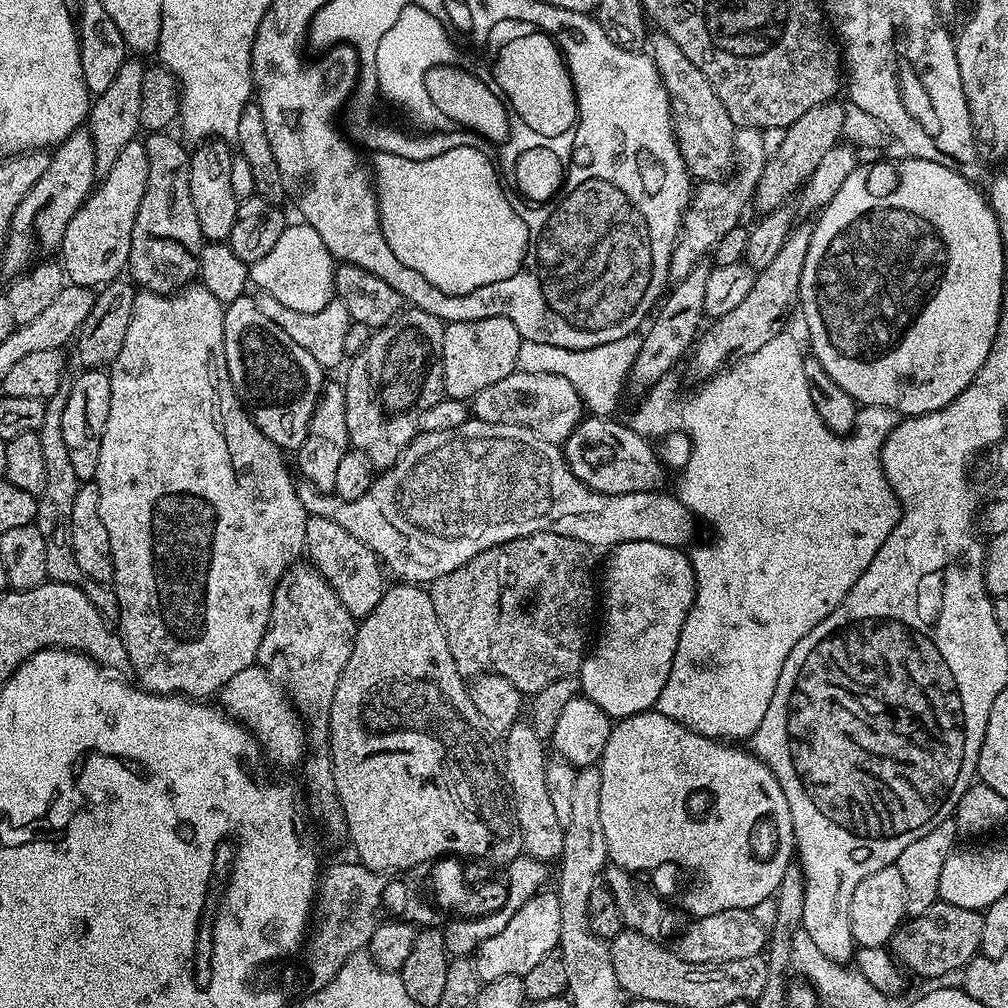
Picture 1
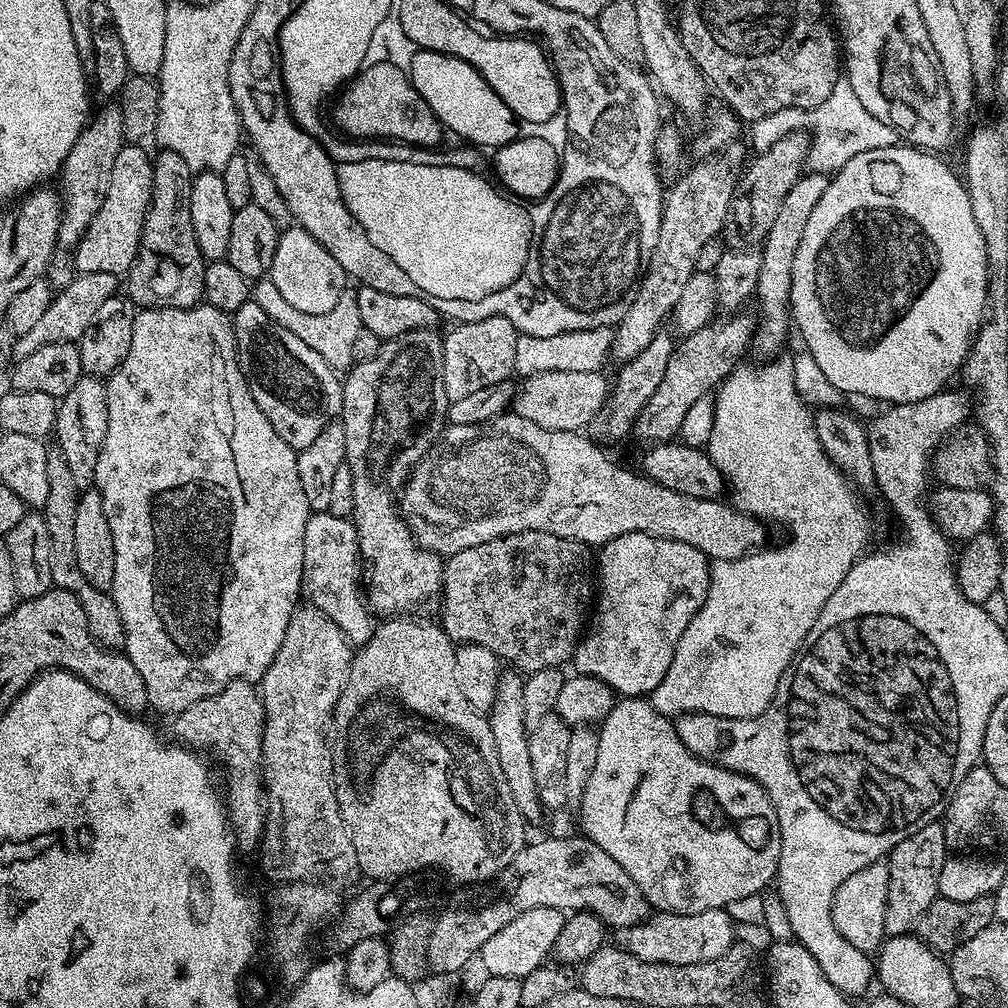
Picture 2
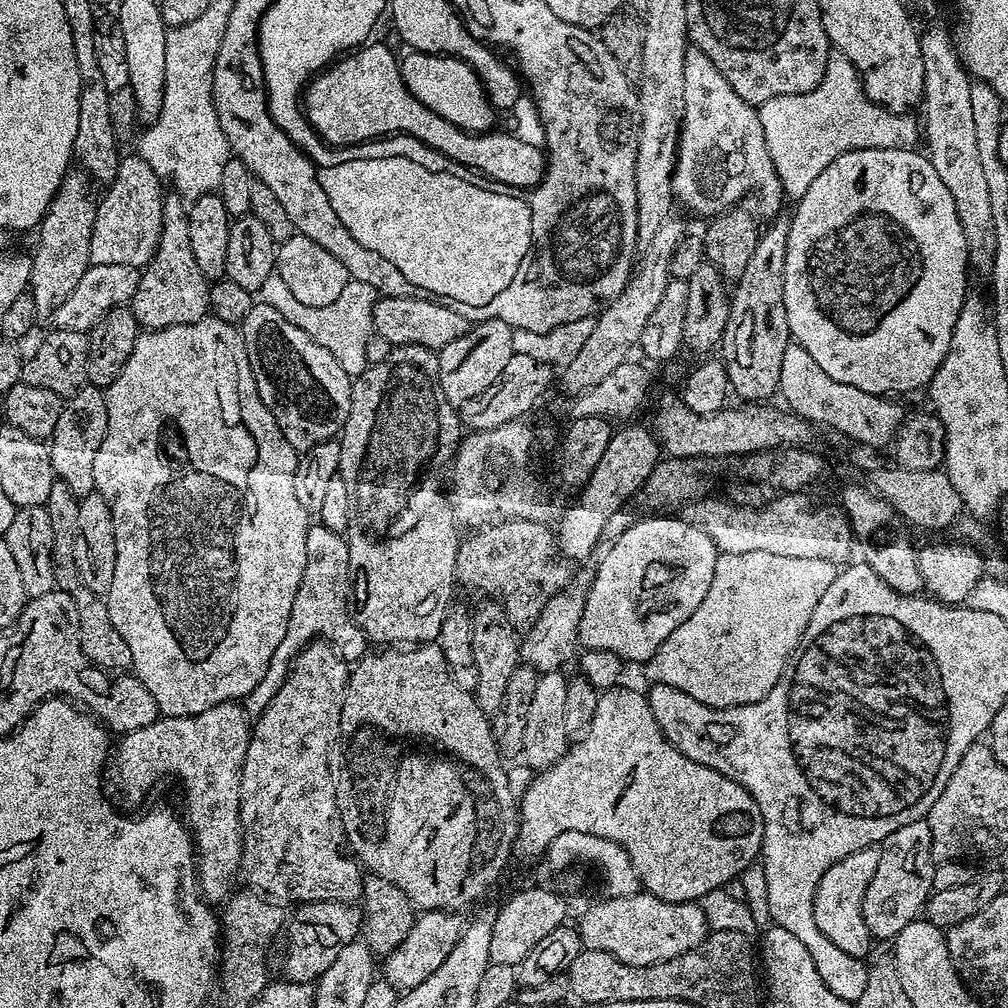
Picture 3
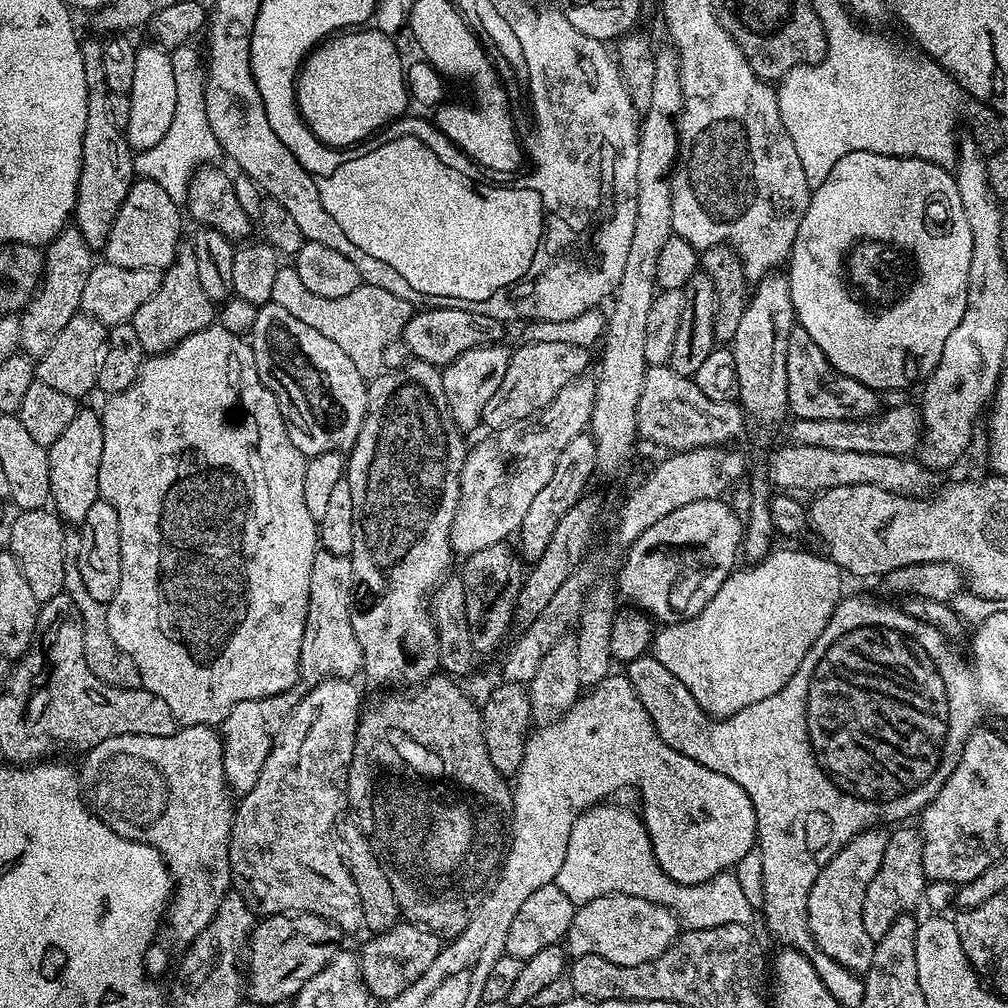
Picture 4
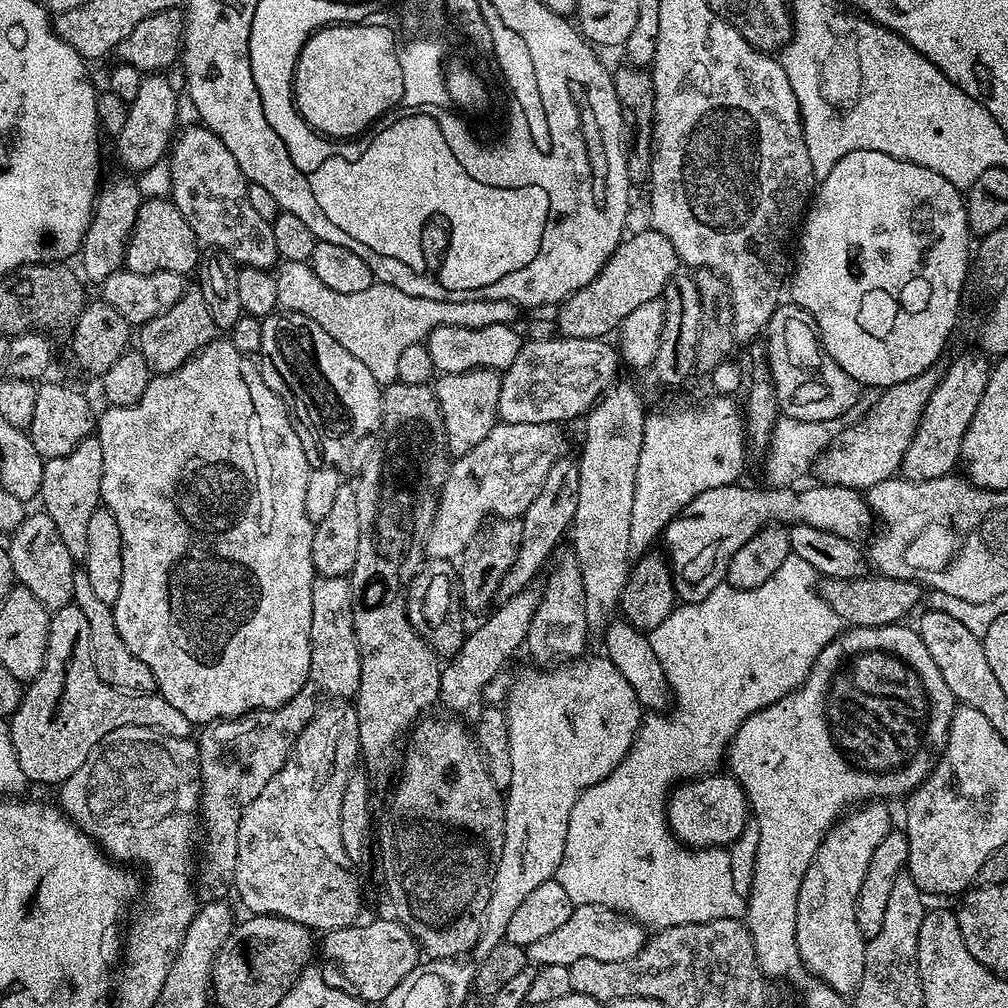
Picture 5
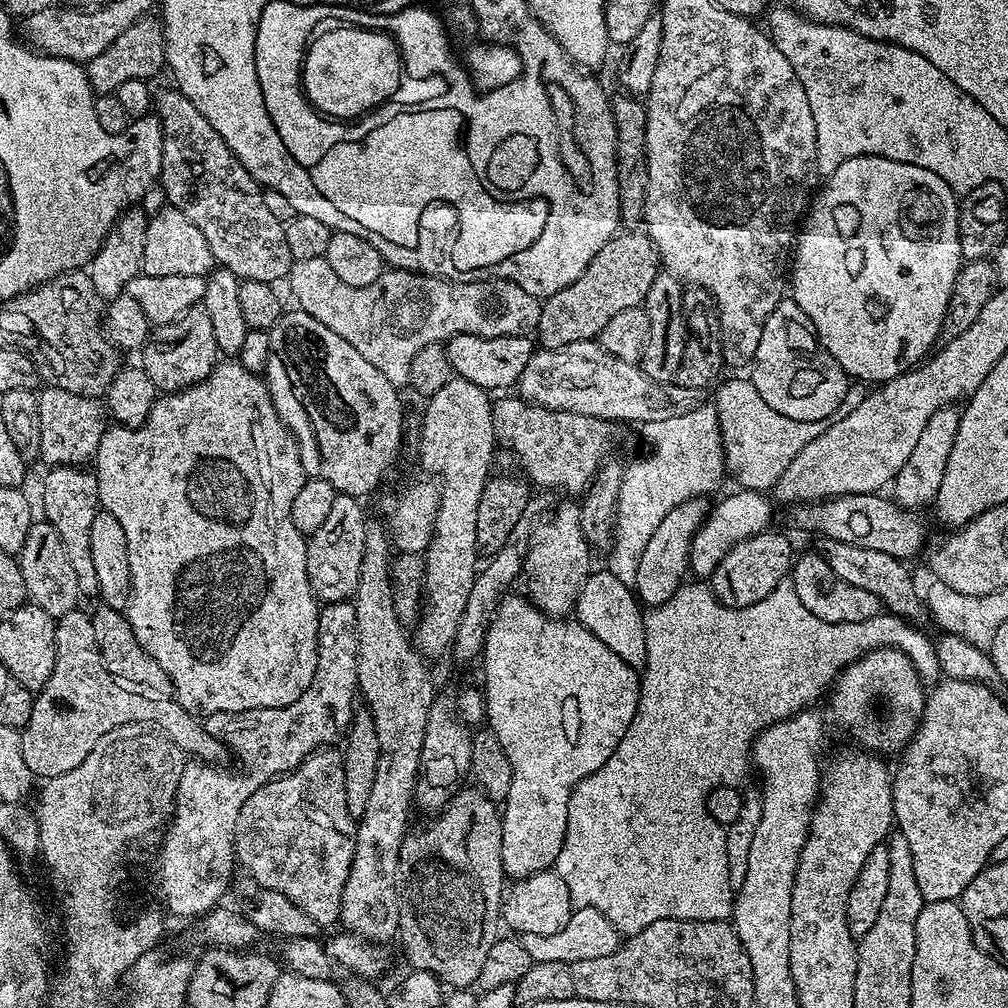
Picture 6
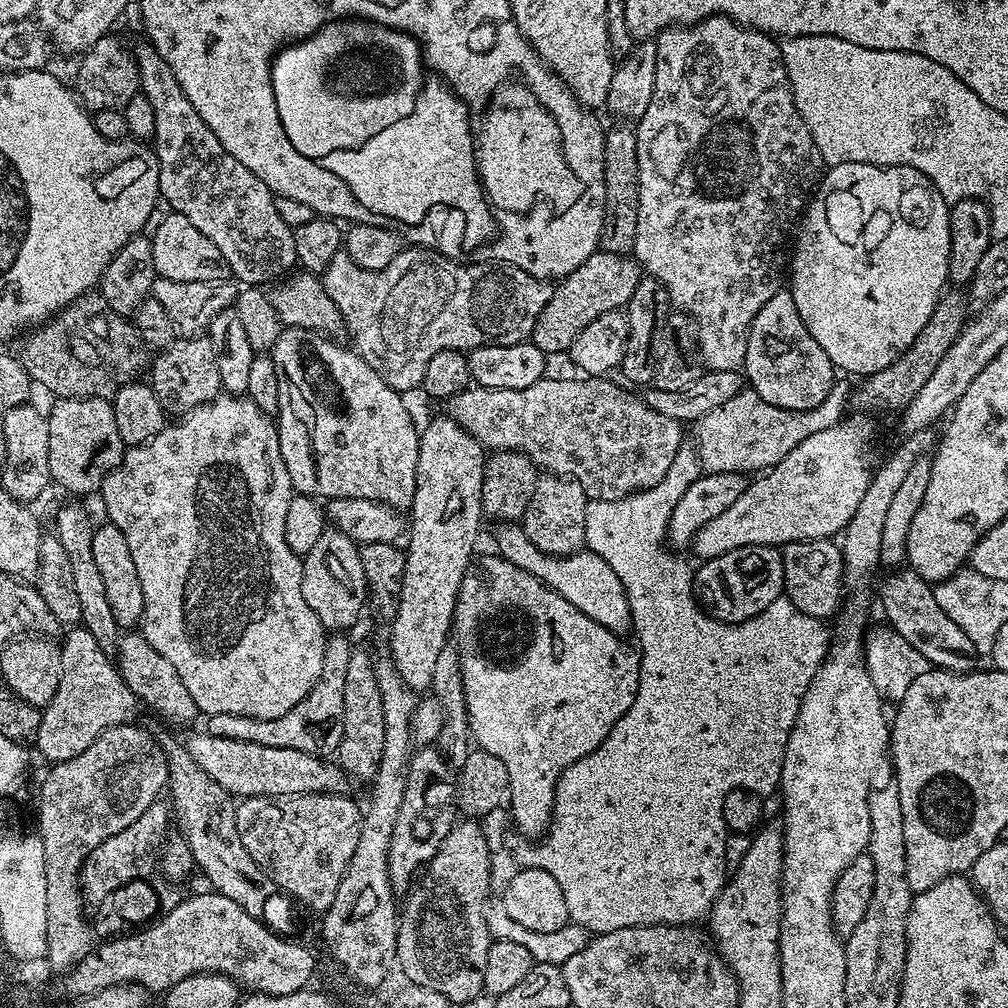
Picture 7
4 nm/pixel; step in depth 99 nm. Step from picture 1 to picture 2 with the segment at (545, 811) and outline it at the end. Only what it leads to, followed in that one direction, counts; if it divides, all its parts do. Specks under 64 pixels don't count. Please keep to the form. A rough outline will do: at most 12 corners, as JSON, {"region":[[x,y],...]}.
{"region":[[501,671],[487,713],[525,821],[542,813],[519,671]]}

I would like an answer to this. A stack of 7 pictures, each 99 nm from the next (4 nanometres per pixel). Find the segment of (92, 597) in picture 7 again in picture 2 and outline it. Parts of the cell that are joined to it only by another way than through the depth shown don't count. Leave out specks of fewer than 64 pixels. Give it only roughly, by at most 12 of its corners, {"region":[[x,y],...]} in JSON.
{"region":[[81,375],[59,401],[55,447],[74,482],[96,483],[106,438],[103,379]]}

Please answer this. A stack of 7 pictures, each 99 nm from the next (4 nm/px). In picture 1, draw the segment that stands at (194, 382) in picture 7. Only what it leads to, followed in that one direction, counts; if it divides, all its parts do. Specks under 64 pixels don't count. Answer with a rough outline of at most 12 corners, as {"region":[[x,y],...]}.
{"region":[[143,141],[150,174],[126,269],[159,296],[197,279],[205,243],[192,161]]}

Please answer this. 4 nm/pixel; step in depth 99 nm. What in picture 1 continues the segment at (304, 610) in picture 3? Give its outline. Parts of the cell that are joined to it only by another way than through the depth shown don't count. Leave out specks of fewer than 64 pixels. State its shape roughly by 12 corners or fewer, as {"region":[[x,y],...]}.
{"region":[[309,515],[304,546],[351,616],[386,591],[379,558],[350,530]]}

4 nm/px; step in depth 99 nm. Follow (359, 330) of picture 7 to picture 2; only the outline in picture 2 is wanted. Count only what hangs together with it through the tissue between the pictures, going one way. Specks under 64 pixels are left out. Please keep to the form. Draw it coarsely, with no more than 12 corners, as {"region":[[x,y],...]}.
{"region":[[271,278],[255,281],[252,300],[278,326],[347,370],[362,328],[345,290],[326,314],[305,314]]}

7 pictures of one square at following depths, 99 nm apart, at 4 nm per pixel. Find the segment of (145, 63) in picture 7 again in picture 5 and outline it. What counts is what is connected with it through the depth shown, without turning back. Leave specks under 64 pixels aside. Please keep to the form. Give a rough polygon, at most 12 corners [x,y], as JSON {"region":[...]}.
{"region":[[199,122],[166,163],[170,199],[201,245],[269,270],[271,223],[235,151]]}

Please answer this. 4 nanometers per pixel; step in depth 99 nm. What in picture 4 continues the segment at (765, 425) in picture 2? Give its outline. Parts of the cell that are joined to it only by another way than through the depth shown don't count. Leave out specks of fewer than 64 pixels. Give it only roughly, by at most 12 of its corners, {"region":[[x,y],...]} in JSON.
{"region":[[823,555],[734,570],[655,656],[713,718],[794,678],[842,599]]}

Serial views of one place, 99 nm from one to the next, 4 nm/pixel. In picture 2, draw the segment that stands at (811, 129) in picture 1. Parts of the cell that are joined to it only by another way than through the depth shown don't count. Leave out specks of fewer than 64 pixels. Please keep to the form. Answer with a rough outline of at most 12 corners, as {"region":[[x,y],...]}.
{"region":[[778,138],[747,161],[724,223],[729,249],[763,245],[812,141]]}

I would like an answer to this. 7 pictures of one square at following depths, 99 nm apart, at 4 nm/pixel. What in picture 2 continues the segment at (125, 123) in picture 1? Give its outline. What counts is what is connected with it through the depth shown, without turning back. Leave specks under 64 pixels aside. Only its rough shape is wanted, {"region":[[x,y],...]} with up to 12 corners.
{"region":[[119,103],[85,123],[58,173],[62,207],[46,273],[56,290],[110,190],[126,143]]}

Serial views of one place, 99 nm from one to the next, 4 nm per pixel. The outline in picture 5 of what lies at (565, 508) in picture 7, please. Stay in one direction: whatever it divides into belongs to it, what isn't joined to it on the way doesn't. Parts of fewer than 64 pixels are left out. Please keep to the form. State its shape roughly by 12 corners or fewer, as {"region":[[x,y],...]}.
{"region":[[575,555],[543,577],[525,640],[540,666],[581,657],[590,635]]}

